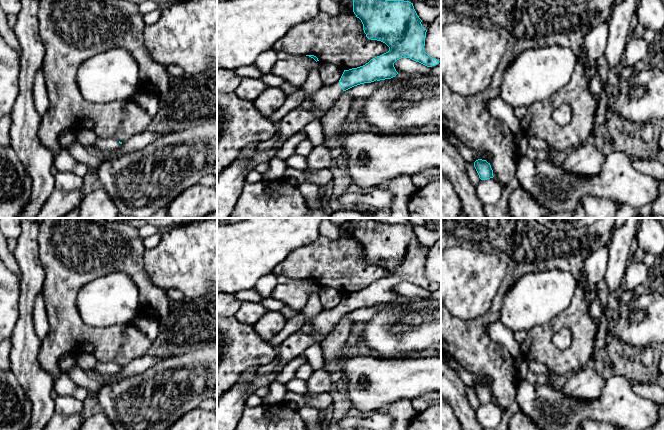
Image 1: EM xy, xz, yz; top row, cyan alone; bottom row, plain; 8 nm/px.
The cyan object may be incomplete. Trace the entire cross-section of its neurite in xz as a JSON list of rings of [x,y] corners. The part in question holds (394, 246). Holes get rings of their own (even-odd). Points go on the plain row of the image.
[[[352,218],[353,236],[363,248],[363,254],[366,261],[371,264],[377,264],[385,267],[389,275],[371,283],[363,290],[344,294],[338,307],[330,310],[324,310],[312,321],[312,327],[319,333],[318,337],[306,334],[301,330],[292,334],[280,346],[280,356],[276,358],[276,366],[283,368],[292,359],[304,354],[305,350],[313,344],[320,343],[338,324],[343,315],[354,310],[391,303],[398,296],[394,287],[401,282],[410,282],[427,291],[439,288],[439,284],[430,281],[425,275],[425,262],[427,254],[422,251],[422,244],[417,239],[413,227],[404,224],[385,224],[372,220],[371,218]]]

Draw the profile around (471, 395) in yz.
[[[465,385],[465,393],[467,395],[467,398],[468,398],[468,401],[470,403],[471,407],[474,410],[478,409],[478,407],[481,405],[481,403],[479,402],[479,399],[477,397],[474,389]]]

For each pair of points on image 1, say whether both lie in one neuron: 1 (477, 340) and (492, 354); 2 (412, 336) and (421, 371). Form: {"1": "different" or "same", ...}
{"1": "same", "2": "different"}

